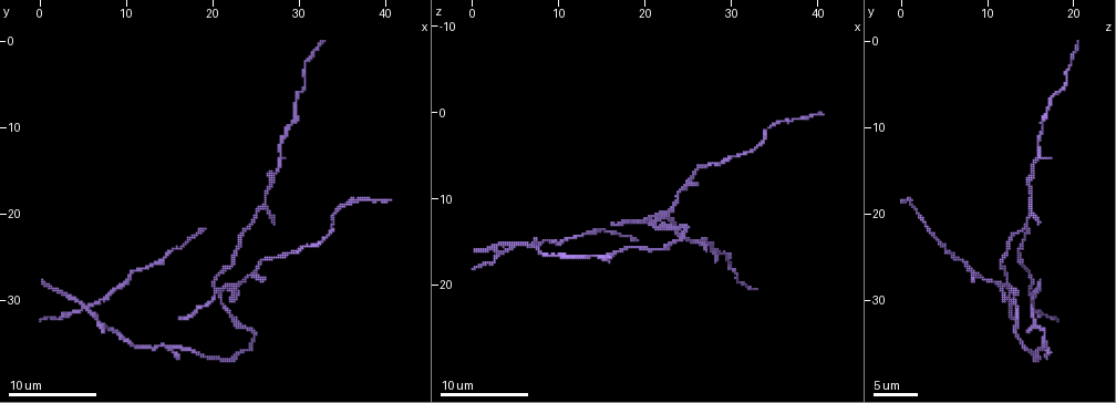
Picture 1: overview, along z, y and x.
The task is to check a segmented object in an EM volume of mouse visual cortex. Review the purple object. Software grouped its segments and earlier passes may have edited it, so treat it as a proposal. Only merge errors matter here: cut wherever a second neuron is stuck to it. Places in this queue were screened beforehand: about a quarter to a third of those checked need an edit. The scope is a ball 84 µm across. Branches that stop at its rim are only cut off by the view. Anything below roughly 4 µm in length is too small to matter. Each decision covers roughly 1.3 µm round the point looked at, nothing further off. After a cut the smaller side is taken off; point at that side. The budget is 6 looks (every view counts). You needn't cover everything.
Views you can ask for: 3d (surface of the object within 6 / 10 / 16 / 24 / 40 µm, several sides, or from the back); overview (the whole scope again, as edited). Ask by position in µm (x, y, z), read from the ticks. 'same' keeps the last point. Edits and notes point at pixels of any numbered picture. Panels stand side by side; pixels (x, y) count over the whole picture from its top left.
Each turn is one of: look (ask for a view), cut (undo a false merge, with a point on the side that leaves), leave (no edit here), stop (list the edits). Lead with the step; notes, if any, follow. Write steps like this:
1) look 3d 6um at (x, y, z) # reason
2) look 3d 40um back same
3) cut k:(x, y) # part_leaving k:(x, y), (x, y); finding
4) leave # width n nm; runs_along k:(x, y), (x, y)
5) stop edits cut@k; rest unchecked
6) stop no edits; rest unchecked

look 3d 16um at (27.8, 13.0, 16.0) # three-way junction

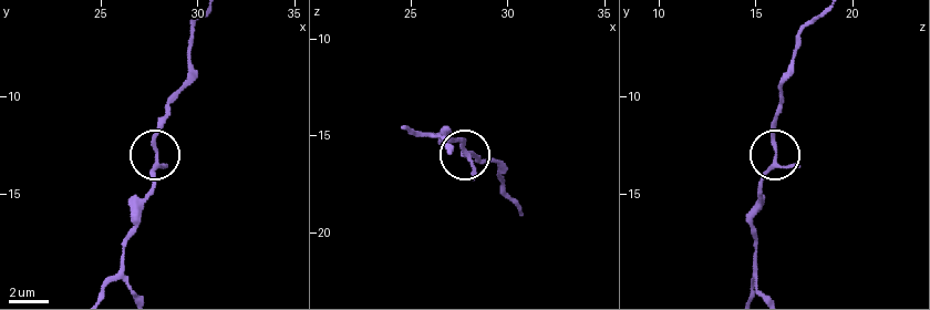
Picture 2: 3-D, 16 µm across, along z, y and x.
leave # arms 3; runs_along 2:(752, 289), (757, 265), (752, 210), (772, 155), (777, 107); one neuron here

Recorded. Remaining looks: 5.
look 3d 6um at (21.2, 29.0, 12.4) # looks like a crossing

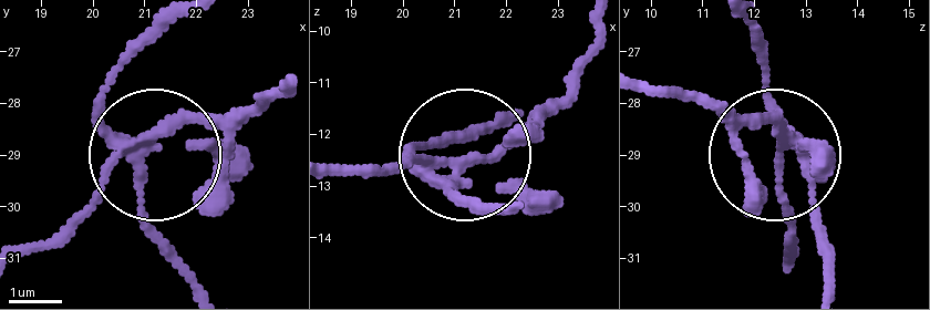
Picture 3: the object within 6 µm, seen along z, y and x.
cut 3:(200, 114) # part_leaving 3:(135, 137), (223, 120), (289, 84); two neurons meet here

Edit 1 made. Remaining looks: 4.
look overview # redraw

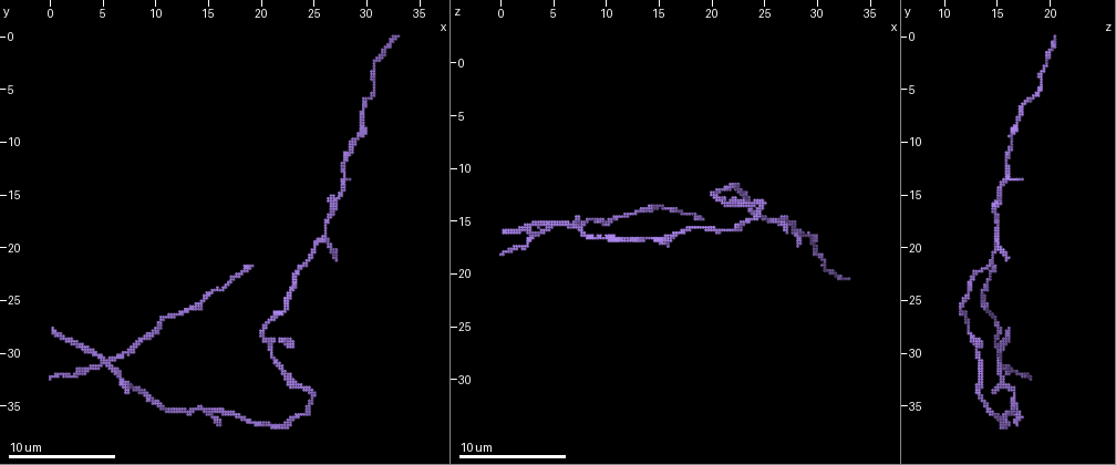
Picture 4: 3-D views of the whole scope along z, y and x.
look 3d 6um at (5.4, 31.0, 15.4) # looks like a crossing

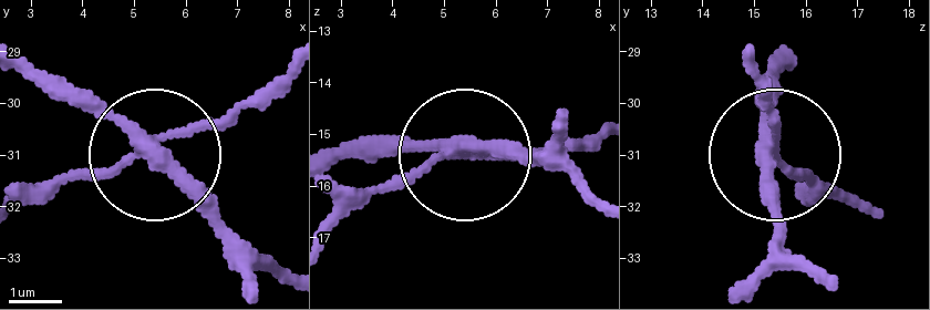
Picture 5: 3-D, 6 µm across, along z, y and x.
cut 5:(78, 176) # arms 4; part_leaving 5:(144, 140), (206, 131), (286, 88); a second neuron is stuck on

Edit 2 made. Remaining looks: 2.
stop edits cut@3, cut@5; rest unchecked

